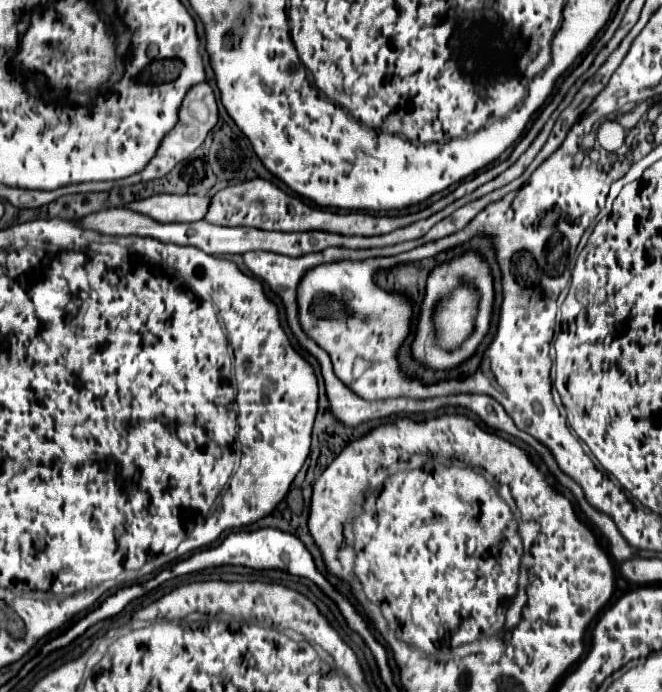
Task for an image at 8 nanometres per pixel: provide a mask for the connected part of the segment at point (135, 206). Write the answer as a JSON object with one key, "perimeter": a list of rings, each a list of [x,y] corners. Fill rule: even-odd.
{"perimeter":[[[157,194],[128,204],[126,208],[146,214],[158,222],[198,222],[210,206],[210,196]]]}

